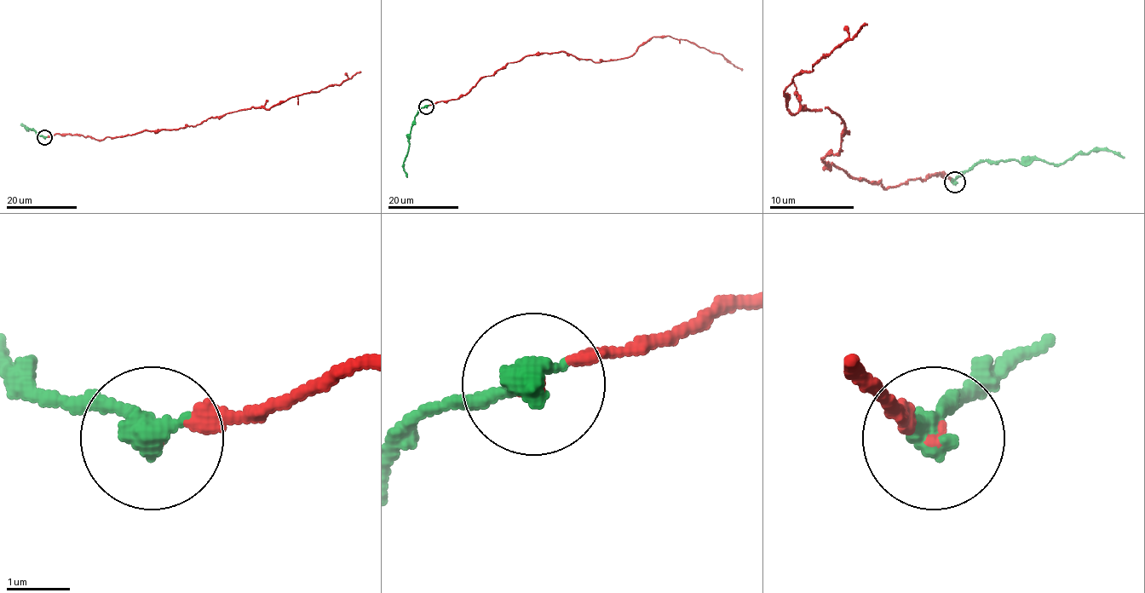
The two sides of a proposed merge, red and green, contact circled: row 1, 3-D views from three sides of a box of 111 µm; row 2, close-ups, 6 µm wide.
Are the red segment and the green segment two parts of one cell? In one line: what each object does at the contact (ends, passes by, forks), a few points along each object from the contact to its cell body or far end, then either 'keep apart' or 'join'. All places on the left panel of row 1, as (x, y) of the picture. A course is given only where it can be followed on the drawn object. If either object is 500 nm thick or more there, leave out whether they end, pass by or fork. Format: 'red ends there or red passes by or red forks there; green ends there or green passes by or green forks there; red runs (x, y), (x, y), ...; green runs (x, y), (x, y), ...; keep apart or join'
red ends there; green ends there; red runs (44, 137), (76, 135), (100, 140), (193, 126), (252, 106), (268, 109), (292, 97), (341, 84), (361, 72); green runs (44, 137), (32, 129), (25, 130), (21, 124), (25, 128); keep apart

